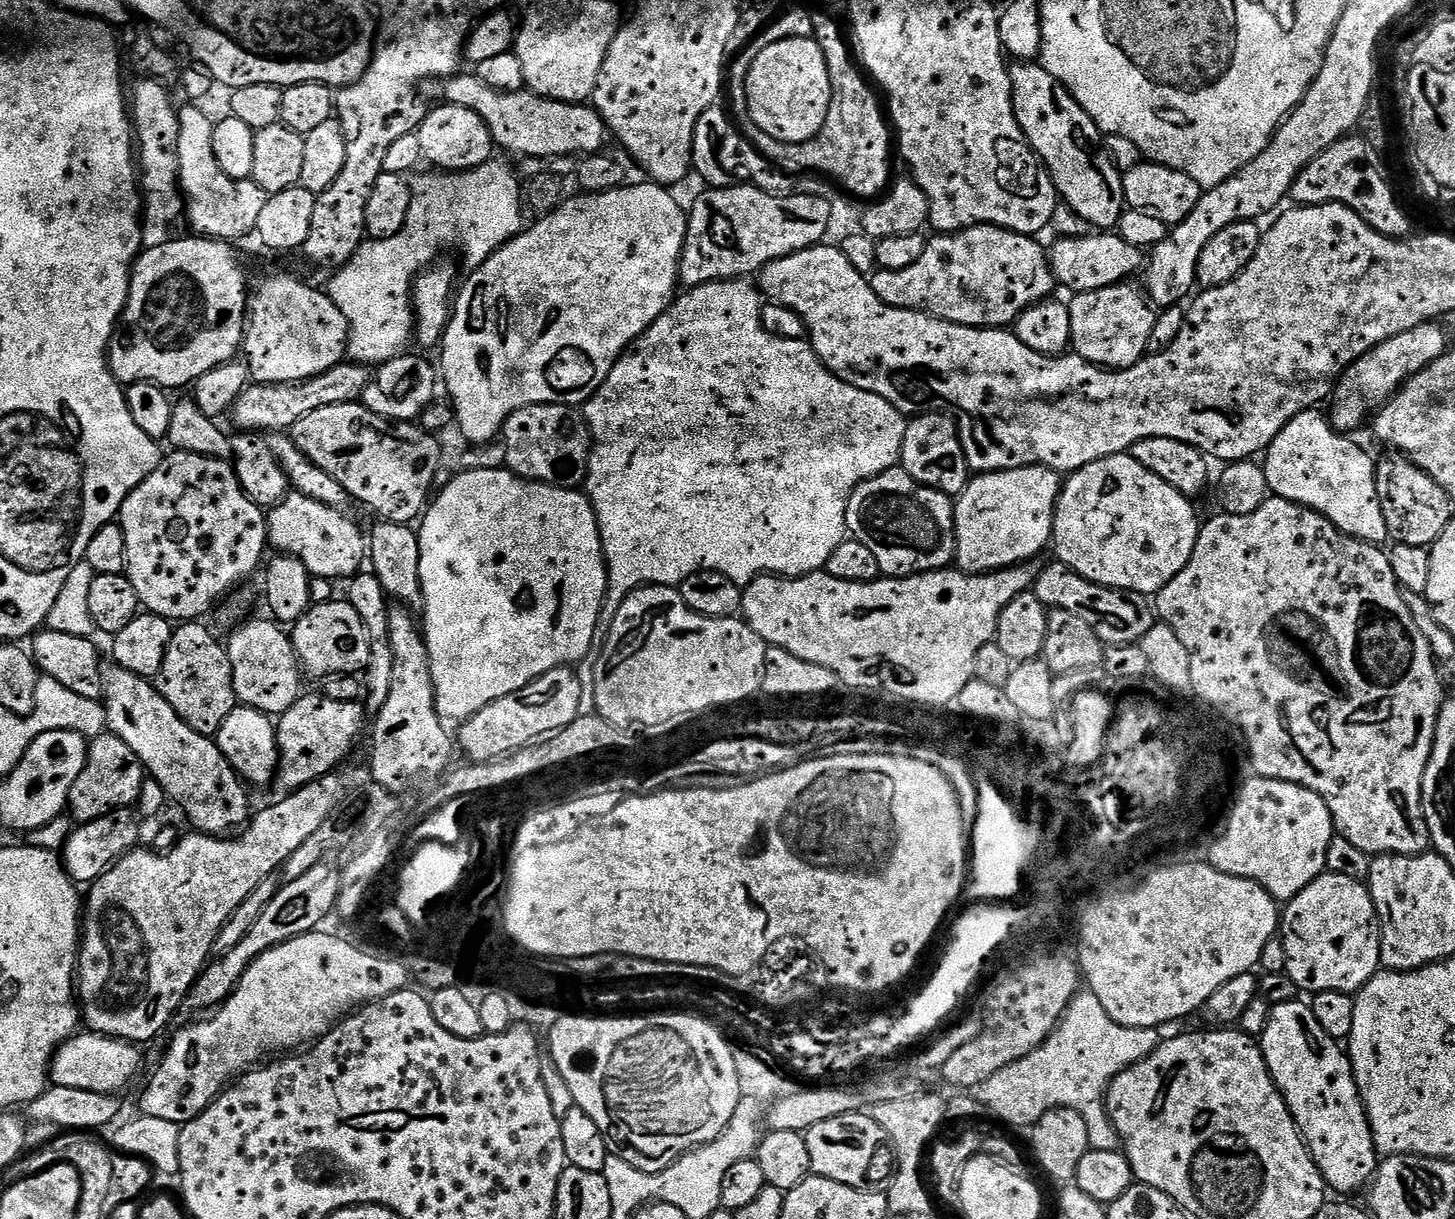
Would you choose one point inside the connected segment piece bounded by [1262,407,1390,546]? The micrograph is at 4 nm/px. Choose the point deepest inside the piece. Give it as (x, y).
(1310, 463)

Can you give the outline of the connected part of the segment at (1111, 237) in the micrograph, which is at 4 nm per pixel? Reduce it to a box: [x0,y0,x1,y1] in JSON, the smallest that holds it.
[1050,234,1146,293]

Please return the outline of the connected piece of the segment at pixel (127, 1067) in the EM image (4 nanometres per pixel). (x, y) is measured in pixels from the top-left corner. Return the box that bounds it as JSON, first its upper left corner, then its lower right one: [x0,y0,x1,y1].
[50,1030,140,1096]

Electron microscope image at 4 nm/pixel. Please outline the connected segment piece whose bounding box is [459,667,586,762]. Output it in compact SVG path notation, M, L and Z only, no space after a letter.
M571 667L555 668L522 686L522 690L506 694L506 698L498 698L498 702L490 702L490 706L478 710L472 719L463 721L459 725L460 744L469 761L499 760L510 752L527 748L529 744L570 726L570 722L581 715L580 703L585 700L577 673Z

